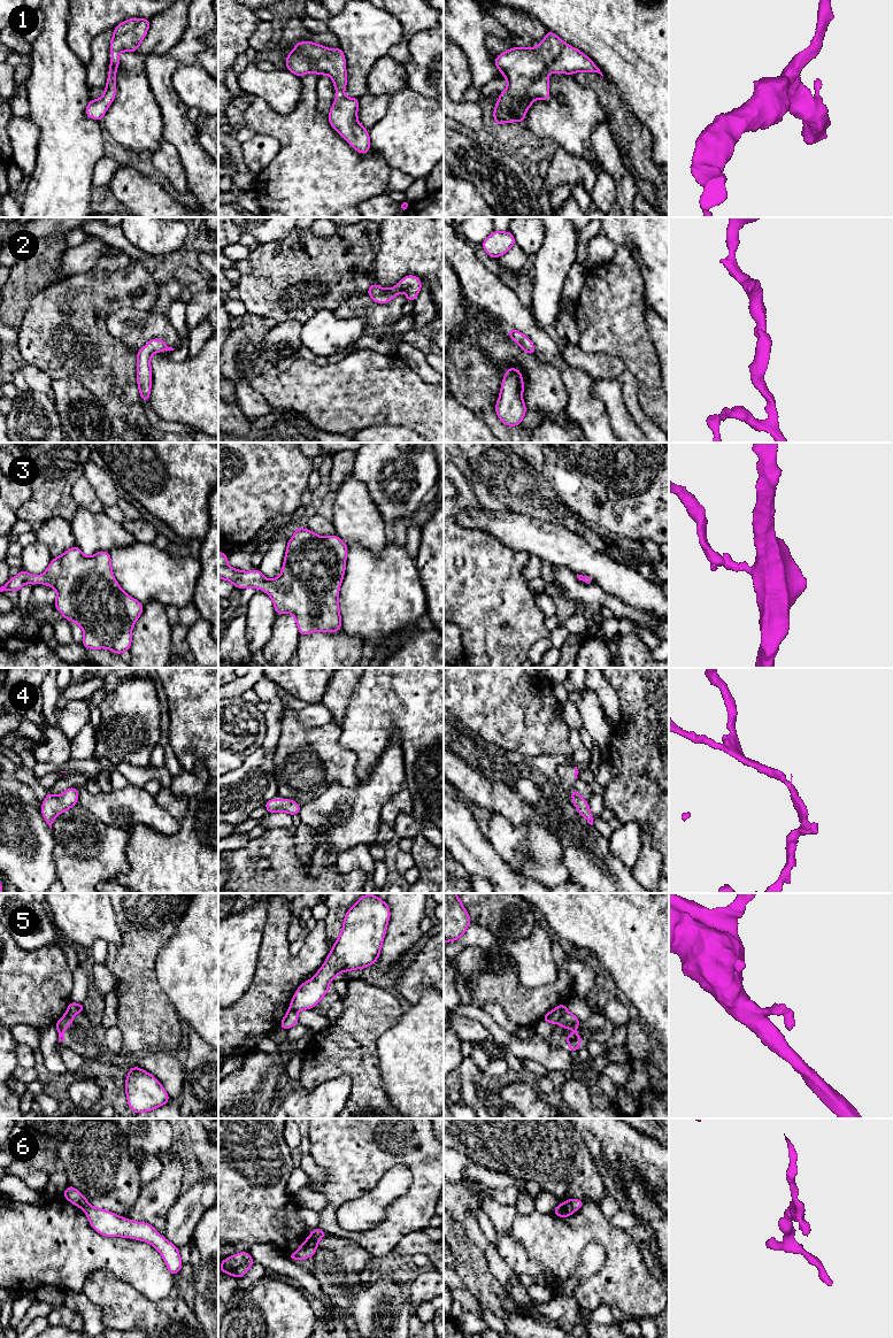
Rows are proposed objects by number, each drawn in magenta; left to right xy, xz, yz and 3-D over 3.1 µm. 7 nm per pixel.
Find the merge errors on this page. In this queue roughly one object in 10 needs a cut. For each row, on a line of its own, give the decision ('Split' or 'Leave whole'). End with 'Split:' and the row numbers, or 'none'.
1: Leave whole
2: Leave whole
3: Leave whole
4: Leave whole
5: Split
6: Split
Split: 5, 6

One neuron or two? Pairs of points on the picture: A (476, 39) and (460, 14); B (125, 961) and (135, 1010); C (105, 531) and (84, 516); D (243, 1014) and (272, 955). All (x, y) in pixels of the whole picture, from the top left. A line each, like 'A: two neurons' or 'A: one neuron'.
A: one neuron
B: one neuron
C: one neuron
D: one neuron

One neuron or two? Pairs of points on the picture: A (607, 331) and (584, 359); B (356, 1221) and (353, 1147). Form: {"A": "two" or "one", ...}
{"A": "two", "B": "two"}

